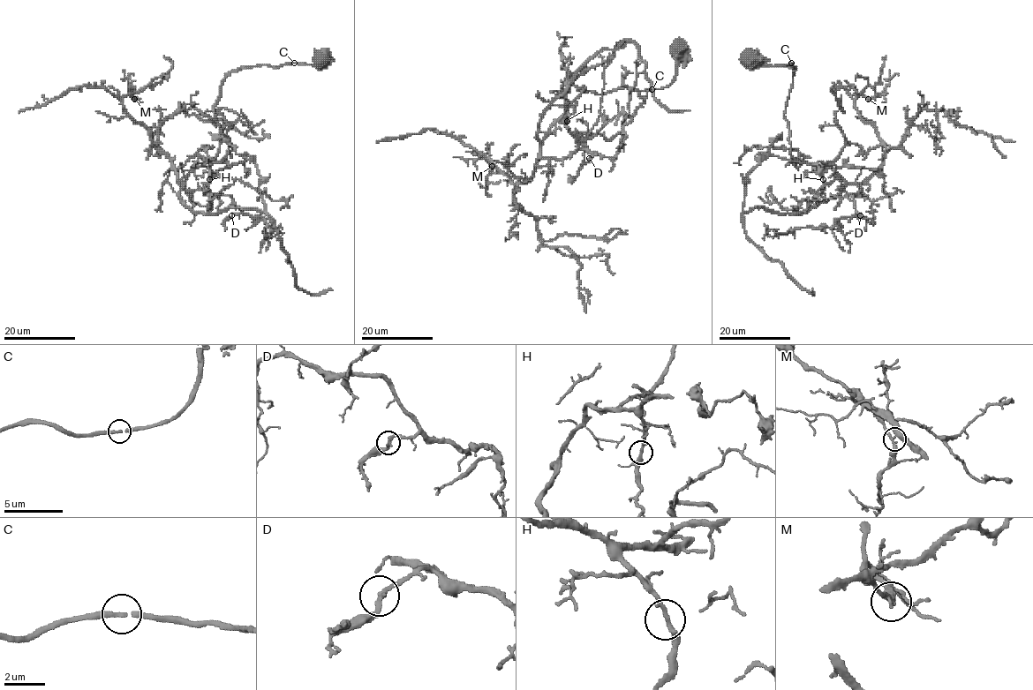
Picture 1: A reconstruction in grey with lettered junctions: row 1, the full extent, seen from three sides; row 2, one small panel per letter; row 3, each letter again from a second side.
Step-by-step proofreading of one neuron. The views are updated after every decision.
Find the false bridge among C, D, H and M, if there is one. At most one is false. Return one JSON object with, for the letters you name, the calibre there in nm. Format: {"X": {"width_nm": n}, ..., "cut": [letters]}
{"cut": []}

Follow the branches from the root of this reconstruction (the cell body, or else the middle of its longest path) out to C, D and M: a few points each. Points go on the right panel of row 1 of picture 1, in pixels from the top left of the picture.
C: (750, 58), (750, 63), (757, 66), (786, 66), (791, 63)
D: (750, 58), (795, 68), (784, 114), (790, 154), (856, 183), (861, 190), (851, 196), (860, 215)
M: (750, 58), (795, 68), (784, 114), (790, 154), (848, 182), (863, 182), (886, 150), (855, 107), (868, 99)

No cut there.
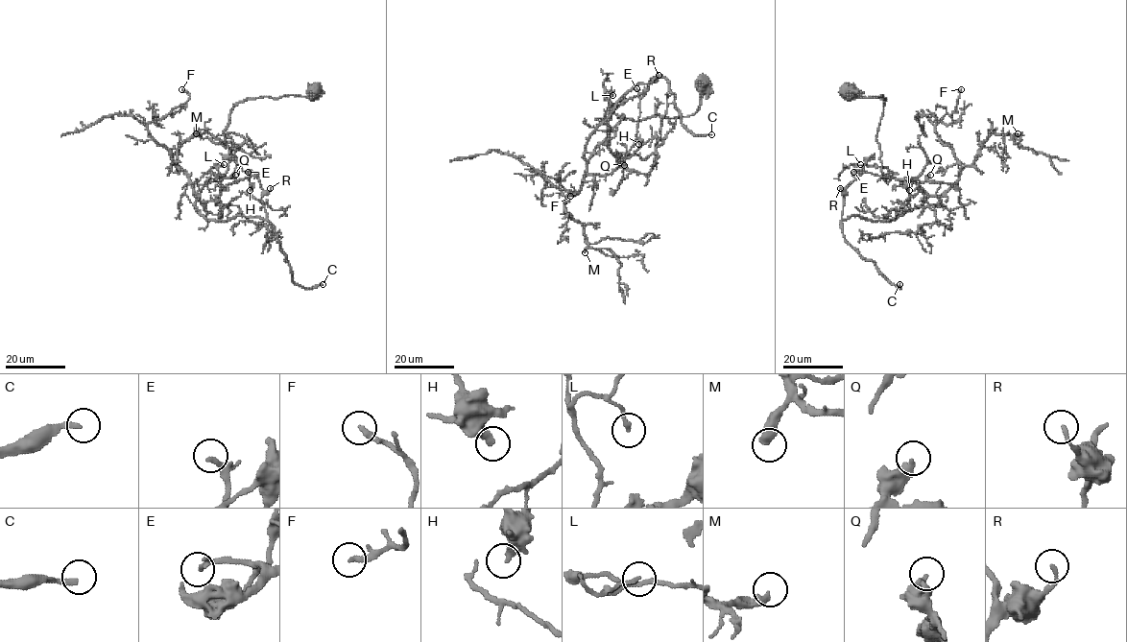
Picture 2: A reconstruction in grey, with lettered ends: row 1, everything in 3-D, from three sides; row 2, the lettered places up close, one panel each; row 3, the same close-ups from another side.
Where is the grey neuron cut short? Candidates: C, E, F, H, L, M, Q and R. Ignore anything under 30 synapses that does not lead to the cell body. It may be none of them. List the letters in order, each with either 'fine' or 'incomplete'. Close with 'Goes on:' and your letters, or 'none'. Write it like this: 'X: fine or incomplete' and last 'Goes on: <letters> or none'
C: incomplete
E: incomplete
F: fine
H: fine
L: fine
M: incomplete
Q: fine
R: fine
Goes on: C, E, M

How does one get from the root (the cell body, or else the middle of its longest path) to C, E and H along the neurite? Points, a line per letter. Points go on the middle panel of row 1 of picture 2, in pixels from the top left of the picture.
C: (702, 82), (686, 116), (613, 111), (624, 116), (608, 144), (610, 111), (657, 77), (682, 123), (711, 134)
E: (702, 82), (686, 116), (613, 111), (624, 116), (608, 144), (610, 111), (655, 77), (641, 97), (636, 88)
H: (702, 82), (686, 116), (613, 111), (624, 116), (608, 144), (627, 92), (655, 77), (638, 144)

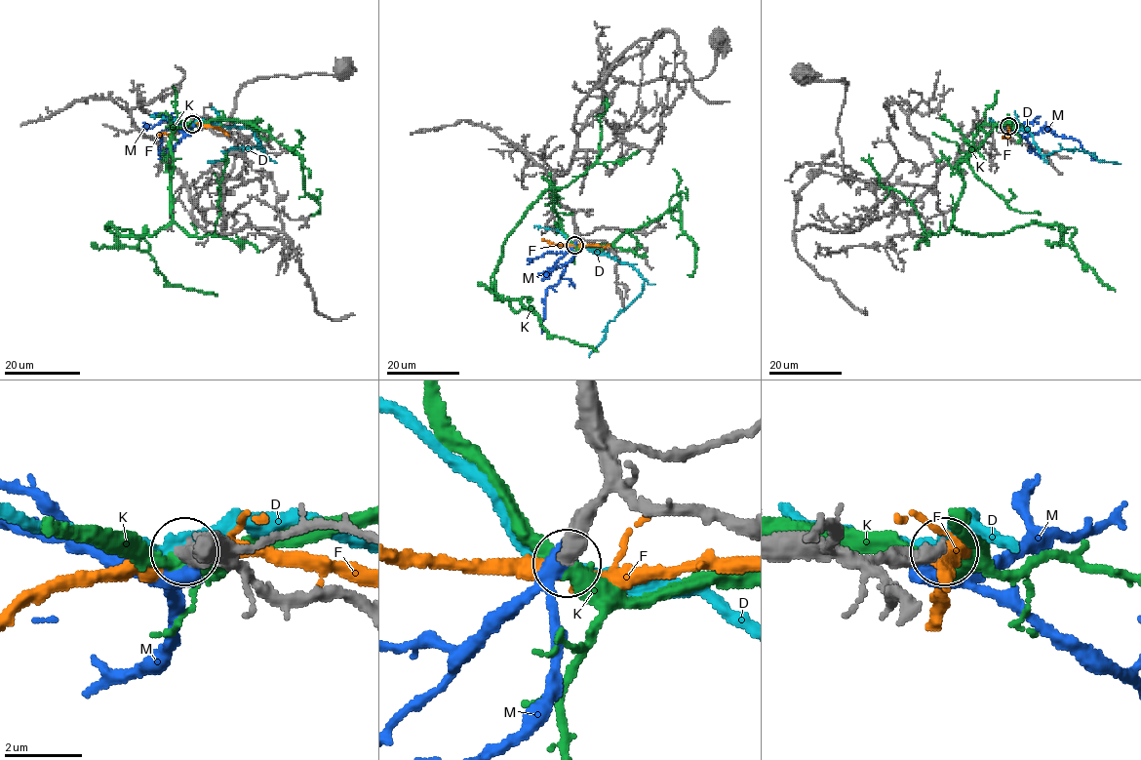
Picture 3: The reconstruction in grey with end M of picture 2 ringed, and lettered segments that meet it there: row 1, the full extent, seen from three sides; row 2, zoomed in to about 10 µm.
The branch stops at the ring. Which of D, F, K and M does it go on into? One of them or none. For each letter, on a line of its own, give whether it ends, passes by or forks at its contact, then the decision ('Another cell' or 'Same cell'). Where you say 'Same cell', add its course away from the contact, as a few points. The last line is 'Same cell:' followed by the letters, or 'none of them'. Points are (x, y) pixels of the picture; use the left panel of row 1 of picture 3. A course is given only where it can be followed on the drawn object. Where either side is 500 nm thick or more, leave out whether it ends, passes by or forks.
D: It passes by. Another cell
F: It passes by. Another cell
K: It passes by. Another cell
M: Another cell
Same cell: none of them

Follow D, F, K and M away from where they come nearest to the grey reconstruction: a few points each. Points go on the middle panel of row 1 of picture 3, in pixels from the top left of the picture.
D: (573, 244), (630, 264), (644, 280), (643, 292), (610, 321), (604, 340), (588, 356)
F: (573, 245), (609, 244)
K: (573, 244), (554, 210), (554, 189), (547, 189), (503, 246), (494, 295), (519, 300), (551, 336), (598, 352)
M: (574, 242), (573, 257), (566, 264), (560, 281), (546, 290), (542, 328)

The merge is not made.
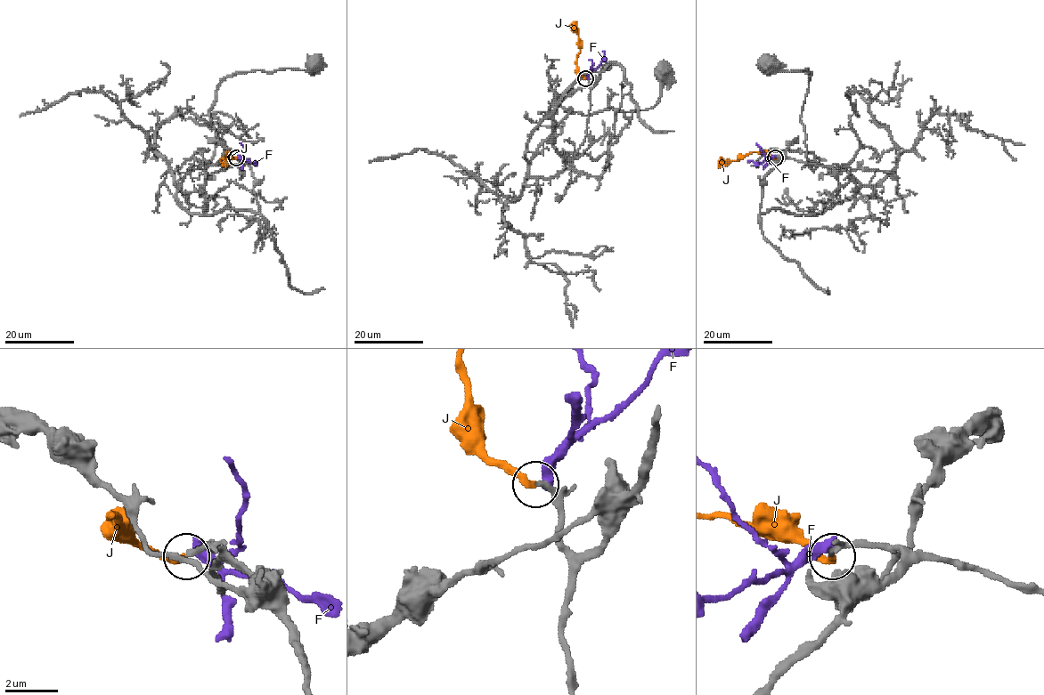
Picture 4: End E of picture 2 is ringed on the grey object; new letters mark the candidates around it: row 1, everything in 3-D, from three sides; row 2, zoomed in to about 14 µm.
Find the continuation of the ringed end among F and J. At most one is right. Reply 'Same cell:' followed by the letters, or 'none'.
Same cell: J

